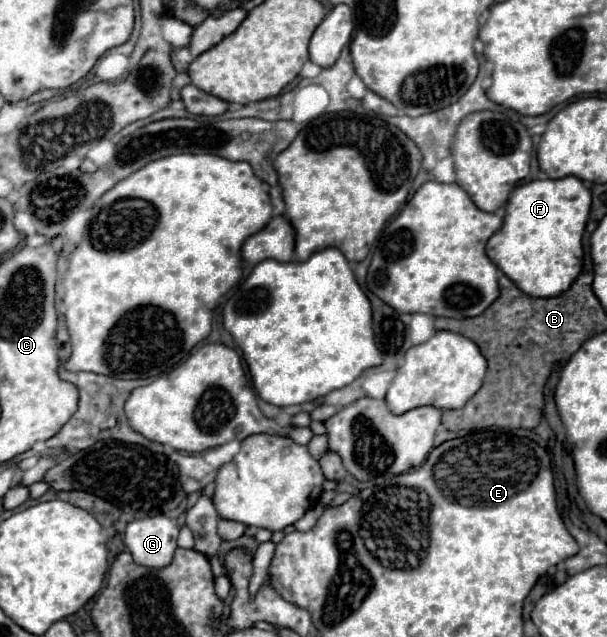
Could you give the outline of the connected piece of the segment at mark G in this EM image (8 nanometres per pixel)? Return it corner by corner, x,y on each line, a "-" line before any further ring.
165,515
135,519
125,529
125,545
135,563
145,567
167,567
177,549
179,527

